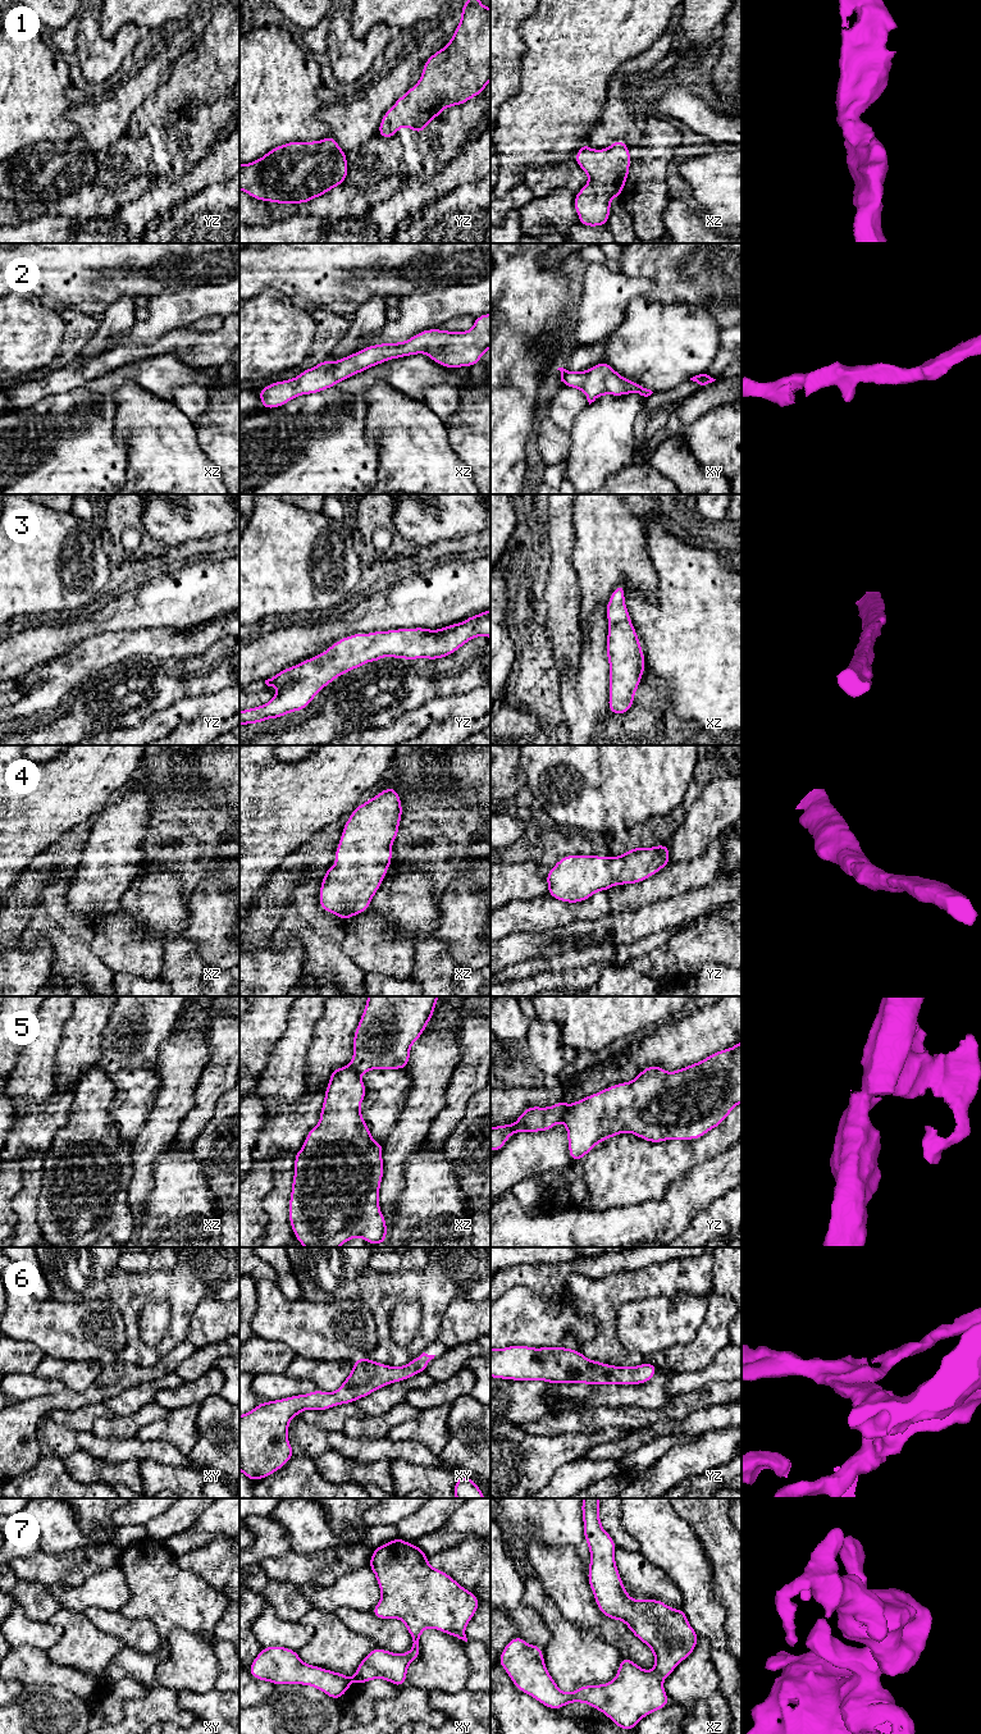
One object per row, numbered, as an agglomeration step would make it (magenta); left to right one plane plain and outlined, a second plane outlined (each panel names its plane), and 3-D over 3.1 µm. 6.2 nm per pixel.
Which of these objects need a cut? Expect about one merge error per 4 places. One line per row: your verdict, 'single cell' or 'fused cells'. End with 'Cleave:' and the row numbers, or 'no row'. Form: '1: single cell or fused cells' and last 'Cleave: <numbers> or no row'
1: single cell
2: single cell
3: single cell
4: single cell
5: fused cells
6: single cell
7: single cell
Cleave: 5

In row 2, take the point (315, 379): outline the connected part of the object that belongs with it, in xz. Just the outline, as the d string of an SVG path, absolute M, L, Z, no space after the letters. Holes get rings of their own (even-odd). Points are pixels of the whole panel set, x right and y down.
M490 312L476 316L473 328L467 332L426 329L405 342L368 346L337 362L323 360L316 366L302 370L293 379L274 382L259 389L259 397L263 410L277 409L301 394L332 388L338 382L378 364L416 353L425 353L434 362L452 370L461 366L471 368L489 348Z

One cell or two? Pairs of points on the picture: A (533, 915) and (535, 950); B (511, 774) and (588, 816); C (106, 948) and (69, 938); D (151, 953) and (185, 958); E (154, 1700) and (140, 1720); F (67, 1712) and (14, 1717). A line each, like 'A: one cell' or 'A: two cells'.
A: two cells
B: two cells
C: two cells
D: two cells
E: one cell
F: one cell

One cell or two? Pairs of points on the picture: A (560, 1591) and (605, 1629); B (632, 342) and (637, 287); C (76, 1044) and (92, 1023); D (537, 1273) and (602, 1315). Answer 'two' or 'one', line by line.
A: one
B: two
C: one
D: two

